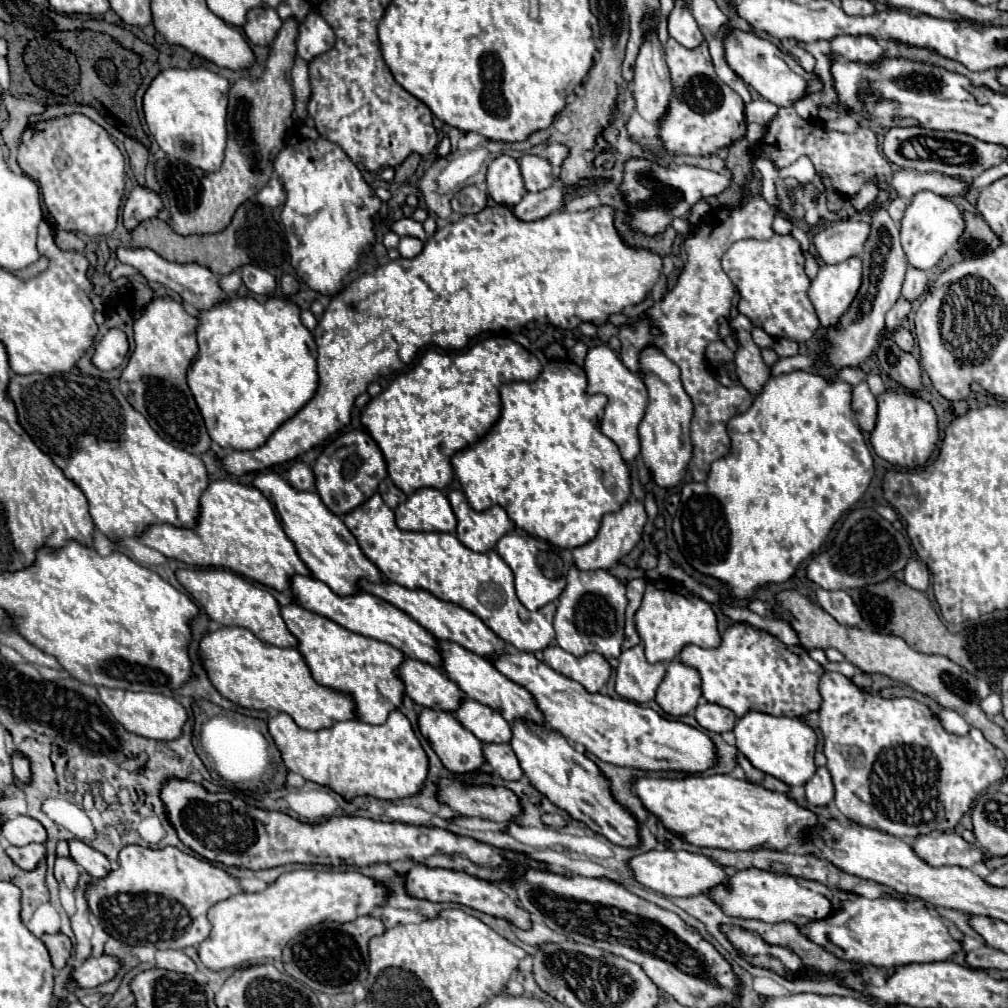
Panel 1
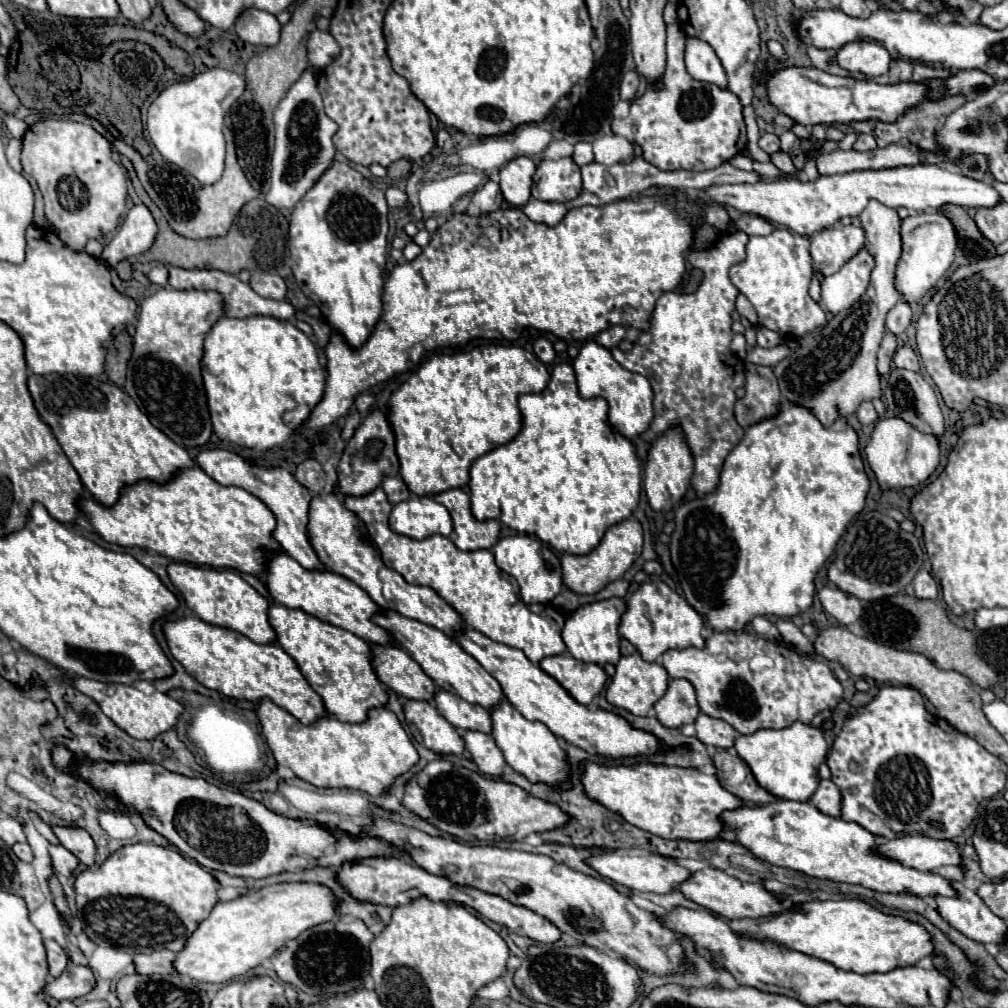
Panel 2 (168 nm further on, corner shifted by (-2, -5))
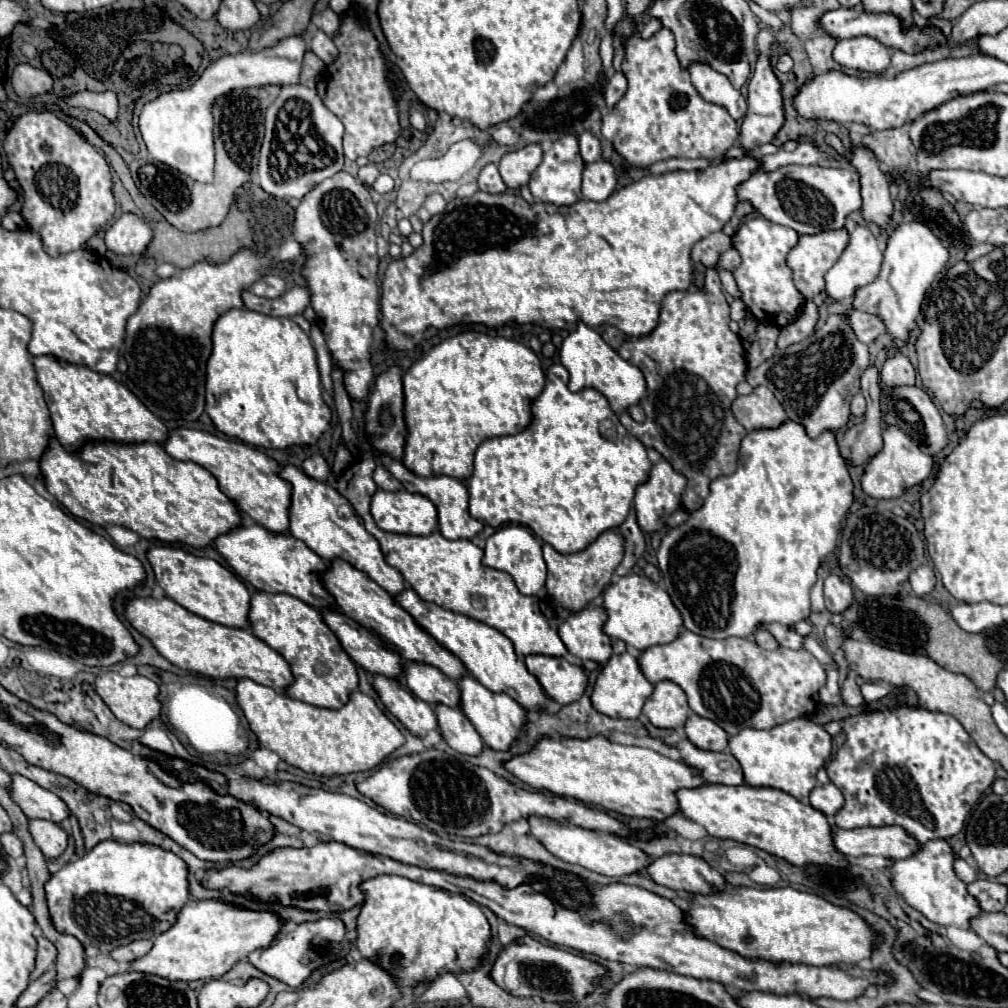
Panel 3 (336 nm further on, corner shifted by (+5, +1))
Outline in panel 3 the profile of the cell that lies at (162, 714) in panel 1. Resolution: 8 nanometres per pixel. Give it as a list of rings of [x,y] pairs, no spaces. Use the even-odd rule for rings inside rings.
[[[103,672],[97,676],[95,680],[95,690],[101,696],[101,700],[107,704],[107,708],[127,726],[143,730],[147,728],[147,724],[155,718],[159,718],[161,712],[161,702],[159,702],[159,686],[145,678],[145,676],[131,676],[131,678],[123,678],[117,672]]]

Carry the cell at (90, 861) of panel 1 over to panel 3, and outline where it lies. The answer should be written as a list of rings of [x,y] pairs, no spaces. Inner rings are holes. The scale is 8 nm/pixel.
[[[13,774],[13,786],[11,786],[11,798],[19,804],[19,808],[25,812],[31,820],[49,820],[53,824],[61,824],[71,816],[67,804],[55,796],[53,792],[37,786],[35,782]]]

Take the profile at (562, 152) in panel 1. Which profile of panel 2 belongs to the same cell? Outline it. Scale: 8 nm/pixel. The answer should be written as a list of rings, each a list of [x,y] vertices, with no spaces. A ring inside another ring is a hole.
[[[578,142],[578,144],[574,146],[574,154],[572,154],[572,158],[574,158],[574,162],[576,162],[578,166],[586,166],[586,164],[594,162],[592,144],[588,144],[588,142]]]

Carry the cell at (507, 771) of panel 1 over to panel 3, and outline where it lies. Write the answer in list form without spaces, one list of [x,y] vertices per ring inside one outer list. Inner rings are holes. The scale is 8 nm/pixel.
[[[439,704],[435,706],[435,714],[439,720],[439,730],[453,750],[467,756],[479,756],[483,752],[483,740],[461,708]]]

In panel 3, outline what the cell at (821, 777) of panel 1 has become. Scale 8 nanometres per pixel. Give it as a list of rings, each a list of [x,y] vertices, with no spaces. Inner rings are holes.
[[[829,782],[829,784],[823,784],[823,786],[815,786],[815,788],[811,790],[809,802],[811,802],[811,806],[813,806],[815,810],[823,812],[829,820],[833,820],[835,812],[843,806],[845,800],[843,800],[841,790],[839,790],[833,782]]]

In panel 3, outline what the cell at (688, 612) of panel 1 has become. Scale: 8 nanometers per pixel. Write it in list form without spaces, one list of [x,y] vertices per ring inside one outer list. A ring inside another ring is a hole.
[[[627,574],[619,578],[619,582],[611,584],[605,592],[603,608],[607,610],[607,622],[603,626],[605,634],[619,638],[637,650],[645,650],[655,644],[669,644],[681,634],[683,628],[683,618],[673,606],[669,594],[645,576]]]

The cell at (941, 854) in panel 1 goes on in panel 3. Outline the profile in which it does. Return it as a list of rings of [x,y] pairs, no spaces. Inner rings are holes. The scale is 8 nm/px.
[[[897,826],[855,830],[833,828],[833,842],[835,848],[849,858],[873,854],[891,860],[903,860],[913,856],[921,848],[921,844],[913,836],[909,836],[903,828]]]

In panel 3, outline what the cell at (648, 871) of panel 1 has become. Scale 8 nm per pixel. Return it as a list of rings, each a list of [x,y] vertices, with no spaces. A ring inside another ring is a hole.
[[[531,816],[529,824],[531,824],[531,836],[537,838],[557,858],[561,858],[563,862],[579,864],[579,866],[583,866],[591,872],[603,874],[603,876],[639,874],[653,862],[653,858],[649,854],[641,852],[635,844],[631,844],[615,834],[605,834],[599,830],[587,830],[587,828],[579,828],[579,826],[567,826],[567,824],[559,824],[559,822],[553,822],[547,818],[537,818],[537,816]]]

